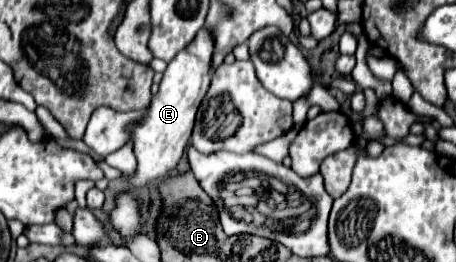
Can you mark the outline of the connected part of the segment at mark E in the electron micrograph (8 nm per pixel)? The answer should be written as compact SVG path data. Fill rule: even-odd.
M200 29L194 41L176 55L168 63L168 69L164 71L164 77L160 81L158 93L152 95L144 119L132 123L128 127L130 141L134 145L134 155L136 155L136 171L130 175L122 173L124 181L124 191L134 191L140 187L150 185L158 177L168 175L184 155L184 149L190 141L190 133L194 127L196 111L210 87L212 81L212 69L210 69L210 59L212 59L212 35L206 29Z

